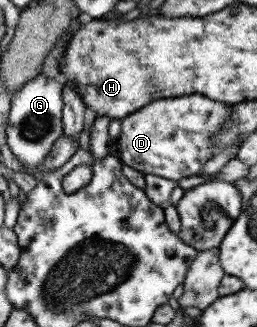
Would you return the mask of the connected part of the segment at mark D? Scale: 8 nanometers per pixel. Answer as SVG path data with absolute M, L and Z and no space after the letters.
M197 93L153 100L121 119L121 133L116 141L118 157L124 165L144 175L154 174L168 180L201 174L215 152L211 136L227 122L232 107Z

